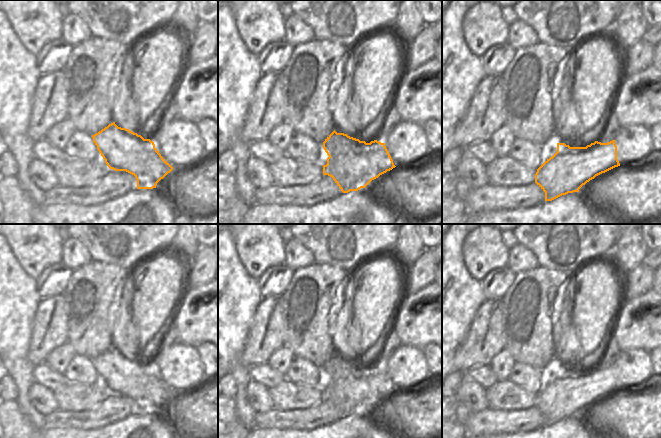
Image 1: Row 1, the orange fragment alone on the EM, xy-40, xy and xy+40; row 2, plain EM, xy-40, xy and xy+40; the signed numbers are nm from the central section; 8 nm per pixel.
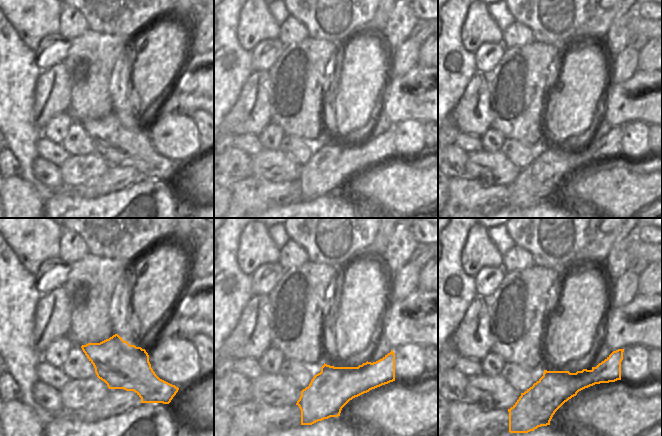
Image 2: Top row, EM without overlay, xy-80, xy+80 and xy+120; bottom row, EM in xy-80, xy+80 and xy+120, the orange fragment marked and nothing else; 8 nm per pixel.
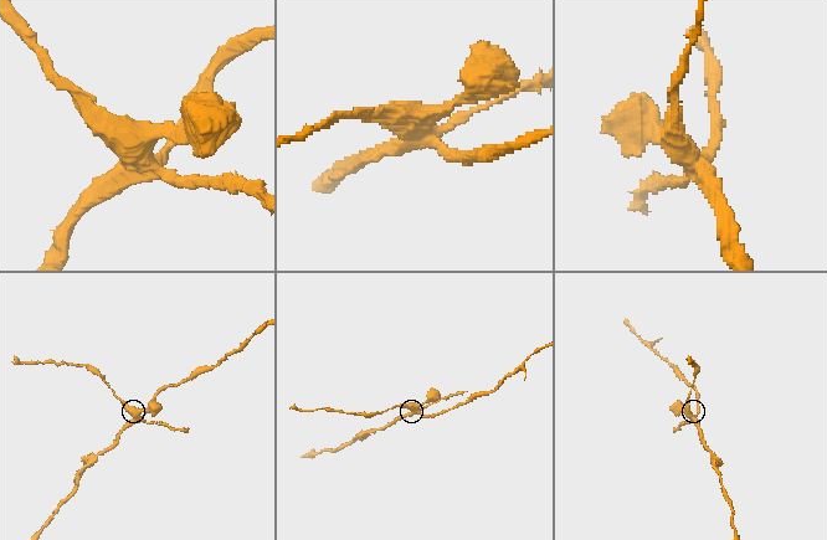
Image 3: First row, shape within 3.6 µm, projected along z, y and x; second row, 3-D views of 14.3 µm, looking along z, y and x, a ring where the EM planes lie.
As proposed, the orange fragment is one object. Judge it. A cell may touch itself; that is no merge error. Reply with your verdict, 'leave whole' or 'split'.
split

